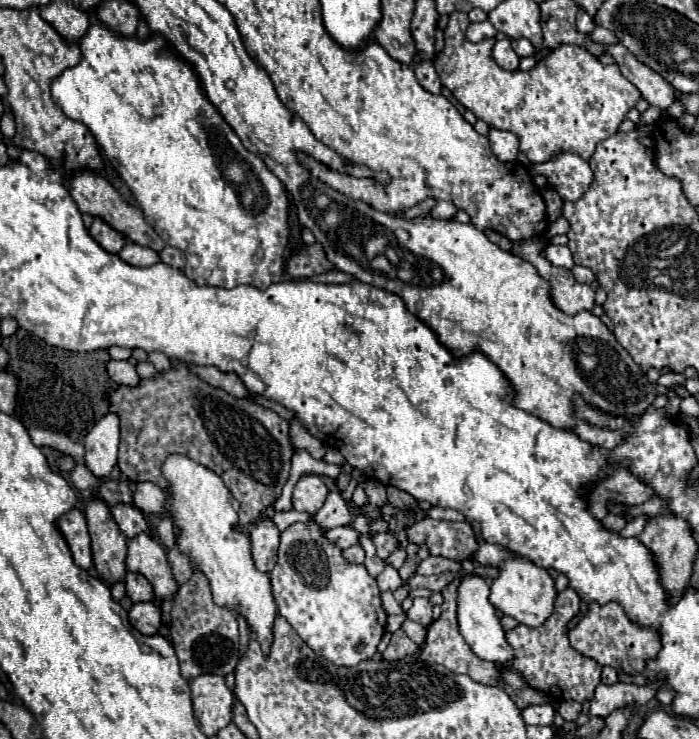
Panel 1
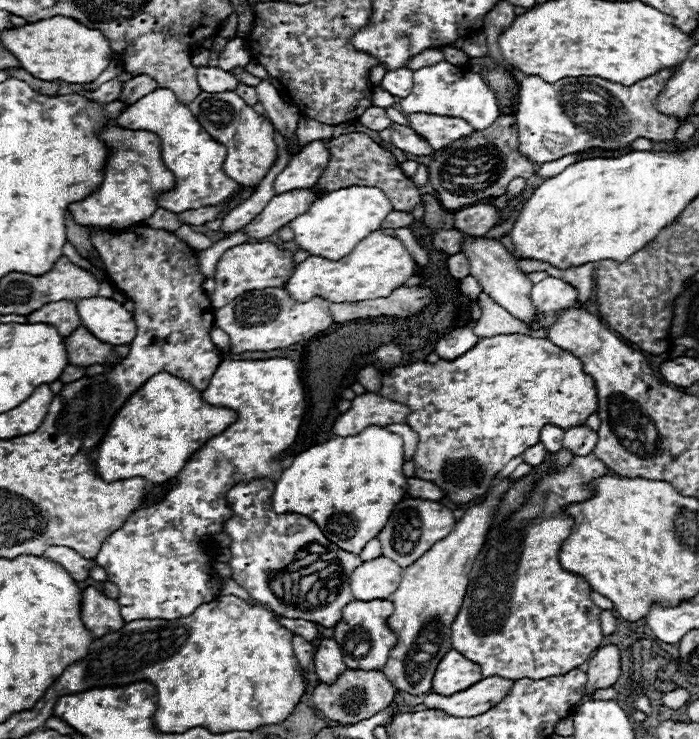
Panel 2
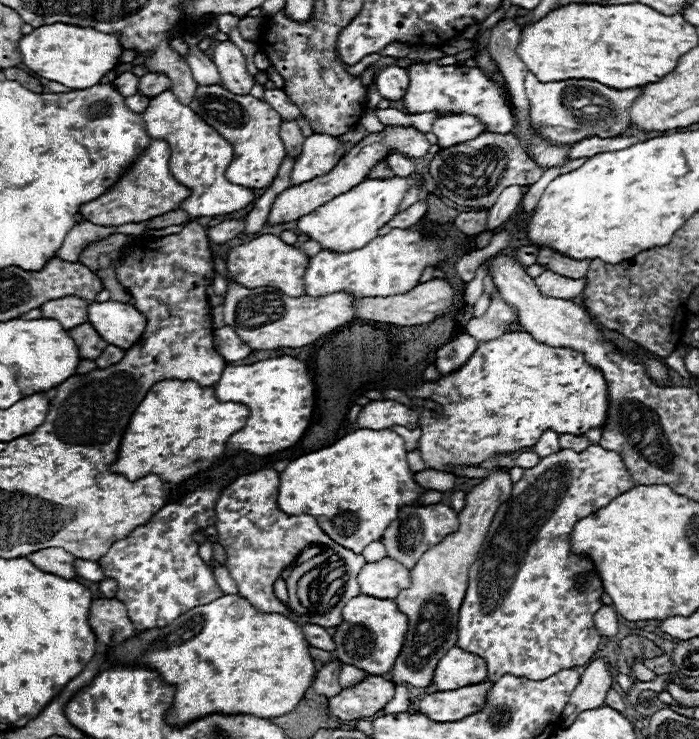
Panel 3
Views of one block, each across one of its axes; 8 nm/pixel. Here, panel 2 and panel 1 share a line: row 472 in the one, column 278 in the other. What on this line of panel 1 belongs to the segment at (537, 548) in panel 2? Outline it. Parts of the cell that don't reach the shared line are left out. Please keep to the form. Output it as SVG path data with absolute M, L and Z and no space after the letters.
M296 522L280 534L278 562L270 580L280 614L316 654L336 666L356 666L376 654L386 628L378 584L364 566L346 562L342 548L326 538L320 524Z

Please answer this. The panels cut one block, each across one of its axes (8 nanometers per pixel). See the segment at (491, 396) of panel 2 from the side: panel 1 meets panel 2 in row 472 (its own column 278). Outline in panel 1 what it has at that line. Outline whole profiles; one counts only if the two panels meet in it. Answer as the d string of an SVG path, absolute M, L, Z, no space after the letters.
M174 360L172 368L166 374L156 374L154 380L140 380L138 386L118 386L110 396L110 410L120 416L120 452L118 468L132 482L154 482L162 490L168 488L166 478L160 472L168 454L184 454L198 464L204 464L216 472L232 496L240 502L240 528L252 526L264 510L280 496L284 482L290 474L292 444L288 438L288 422L276 412L266 410L258 404L250 404L244 398L234 398L220 388L212 388L194 376L184 362Z

